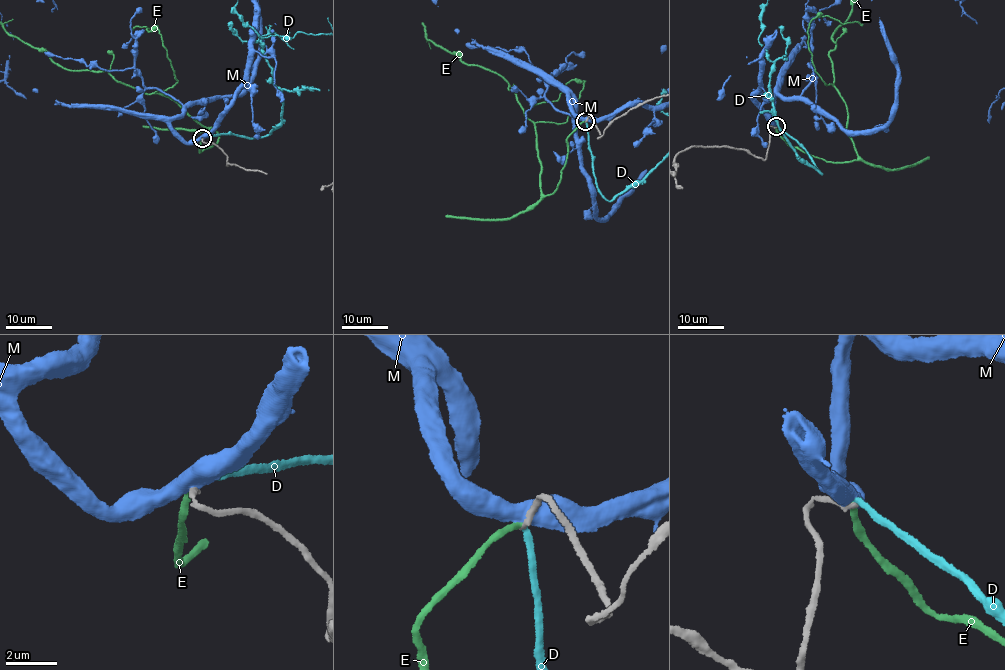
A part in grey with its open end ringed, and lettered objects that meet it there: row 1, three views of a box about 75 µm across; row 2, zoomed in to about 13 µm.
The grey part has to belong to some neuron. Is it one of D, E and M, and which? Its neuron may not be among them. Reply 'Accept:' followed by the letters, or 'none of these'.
Accept: none of these

